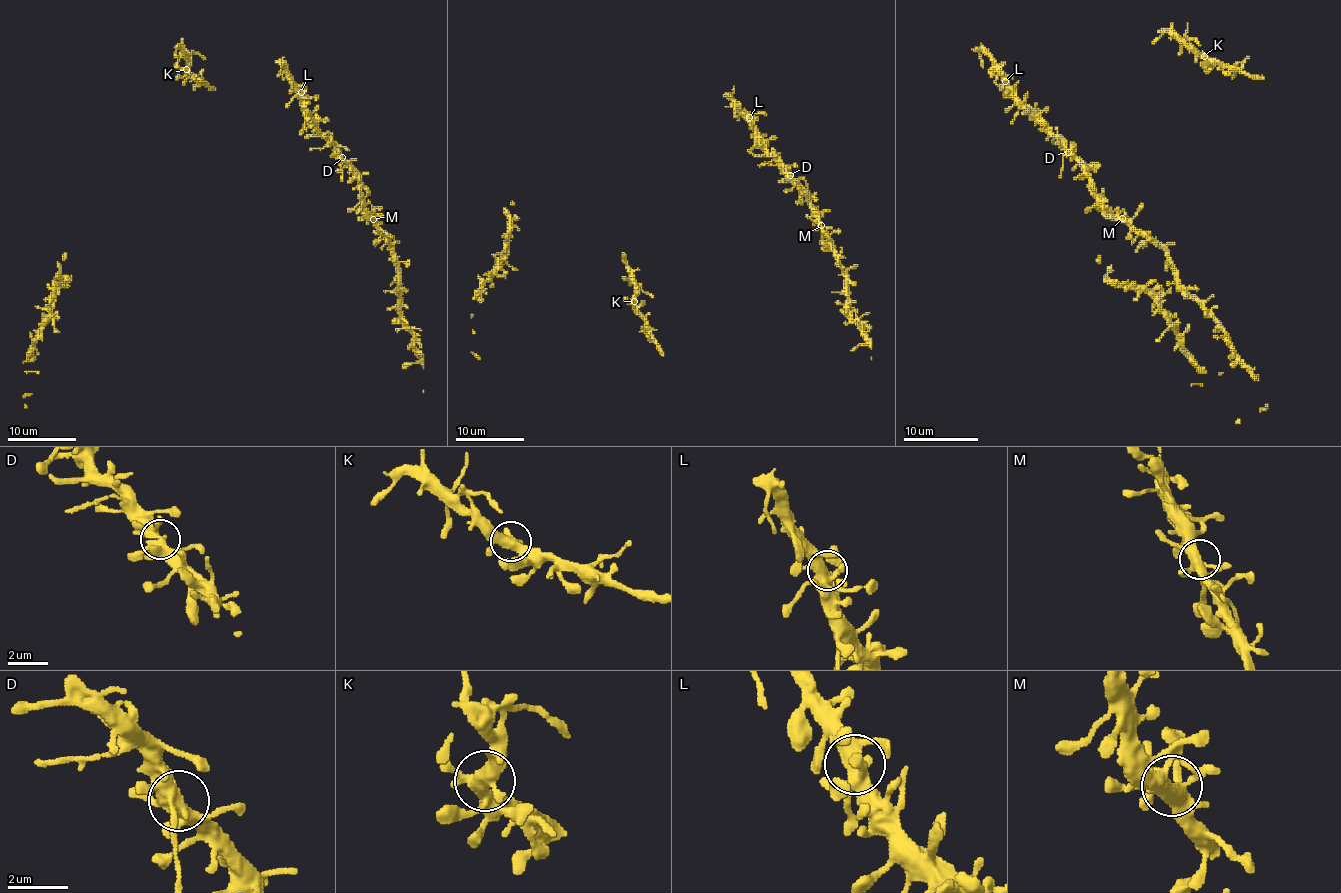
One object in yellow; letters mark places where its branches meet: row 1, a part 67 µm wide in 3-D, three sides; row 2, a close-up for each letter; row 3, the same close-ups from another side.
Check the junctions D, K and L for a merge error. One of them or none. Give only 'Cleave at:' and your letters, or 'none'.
Cleave at: none

